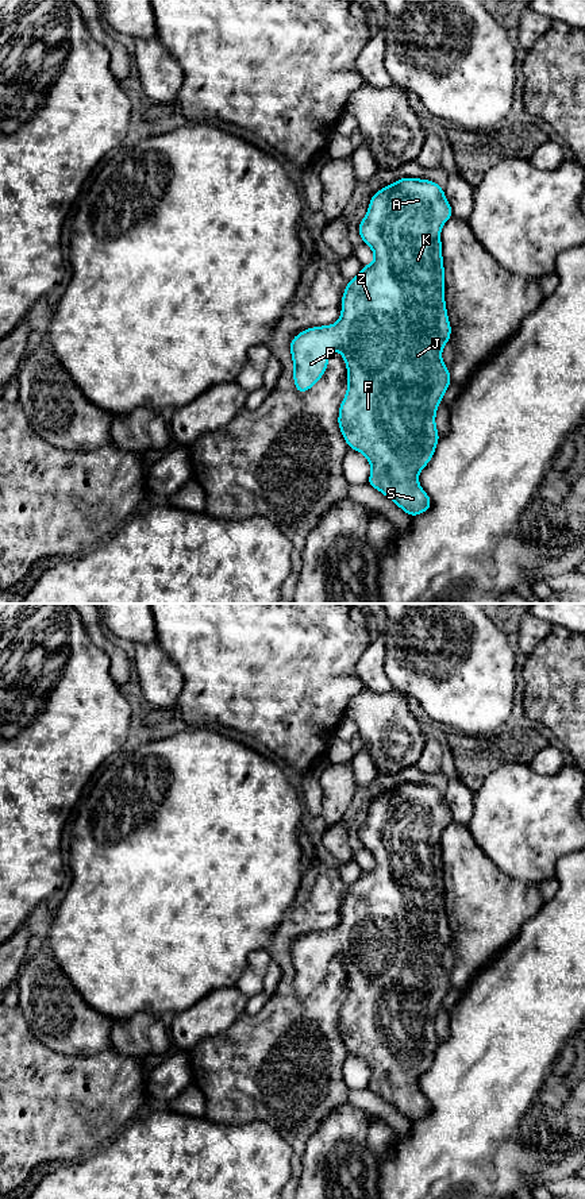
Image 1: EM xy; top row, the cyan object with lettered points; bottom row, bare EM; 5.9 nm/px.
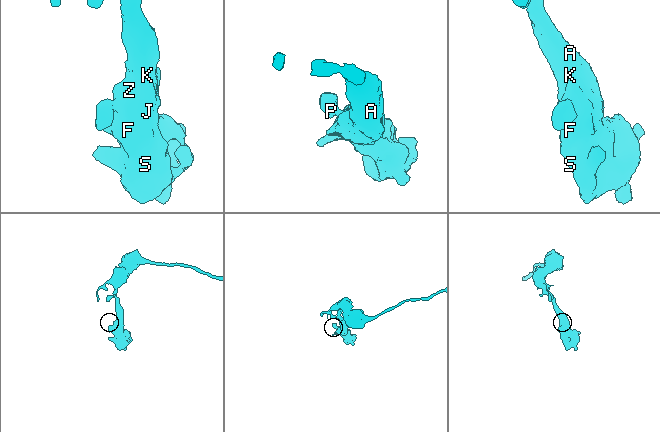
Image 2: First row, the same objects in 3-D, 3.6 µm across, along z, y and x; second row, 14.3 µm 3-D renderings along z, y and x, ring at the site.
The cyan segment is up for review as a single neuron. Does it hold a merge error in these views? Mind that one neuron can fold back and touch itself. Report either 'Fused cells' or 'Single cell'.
Single cell

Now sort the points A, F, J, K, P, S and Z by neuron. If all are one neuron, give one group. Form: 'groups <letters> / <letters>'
groups A F J K P S Z

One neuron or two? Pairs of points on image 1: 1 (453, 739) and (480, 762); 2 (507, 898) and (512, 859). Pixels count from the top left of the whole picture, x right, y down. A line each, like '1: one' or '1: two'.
1: one
2: two

